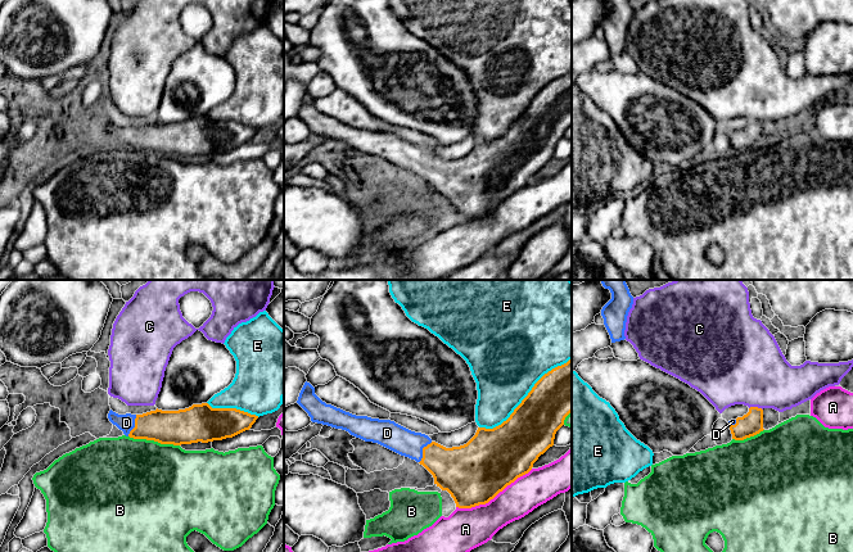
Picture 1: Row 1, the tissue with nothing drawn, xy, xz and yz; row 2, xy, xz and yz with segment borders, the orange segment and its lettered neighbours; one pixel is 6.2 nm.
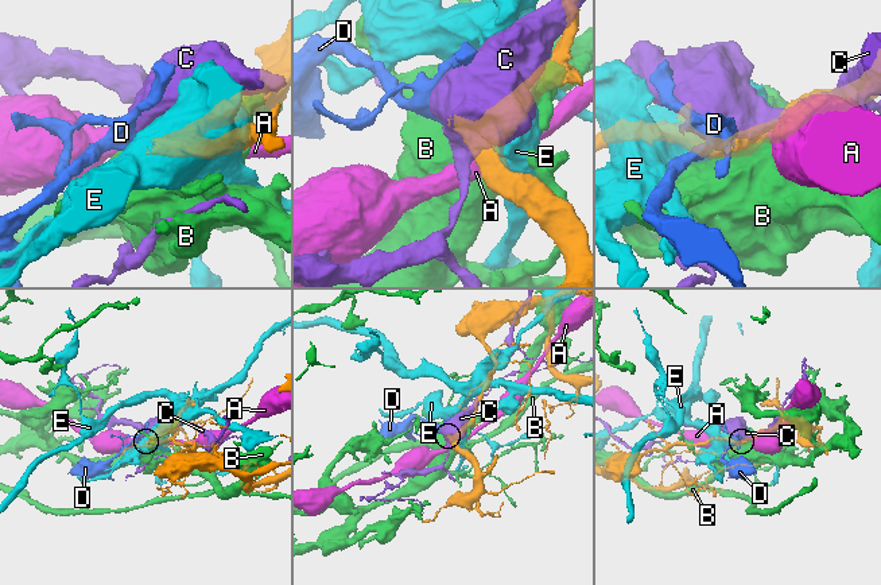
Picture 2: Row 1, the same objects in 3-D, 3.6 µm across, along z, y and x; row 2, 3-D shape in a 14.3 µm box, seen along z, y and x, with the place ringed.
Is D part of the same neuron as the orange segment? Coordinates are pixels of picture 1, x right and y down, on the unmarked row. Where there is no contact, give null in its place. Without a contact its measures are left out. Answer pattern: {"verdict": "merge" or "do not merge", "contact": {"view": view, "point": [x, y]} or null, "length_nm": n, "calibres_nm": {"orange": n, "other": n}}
{"verdict": "merge", "contact": {"view": "xz", "point": [423, 163]}, "length_nm": 160, "calibres_nm": {"orange": 300, "other": 170}}

